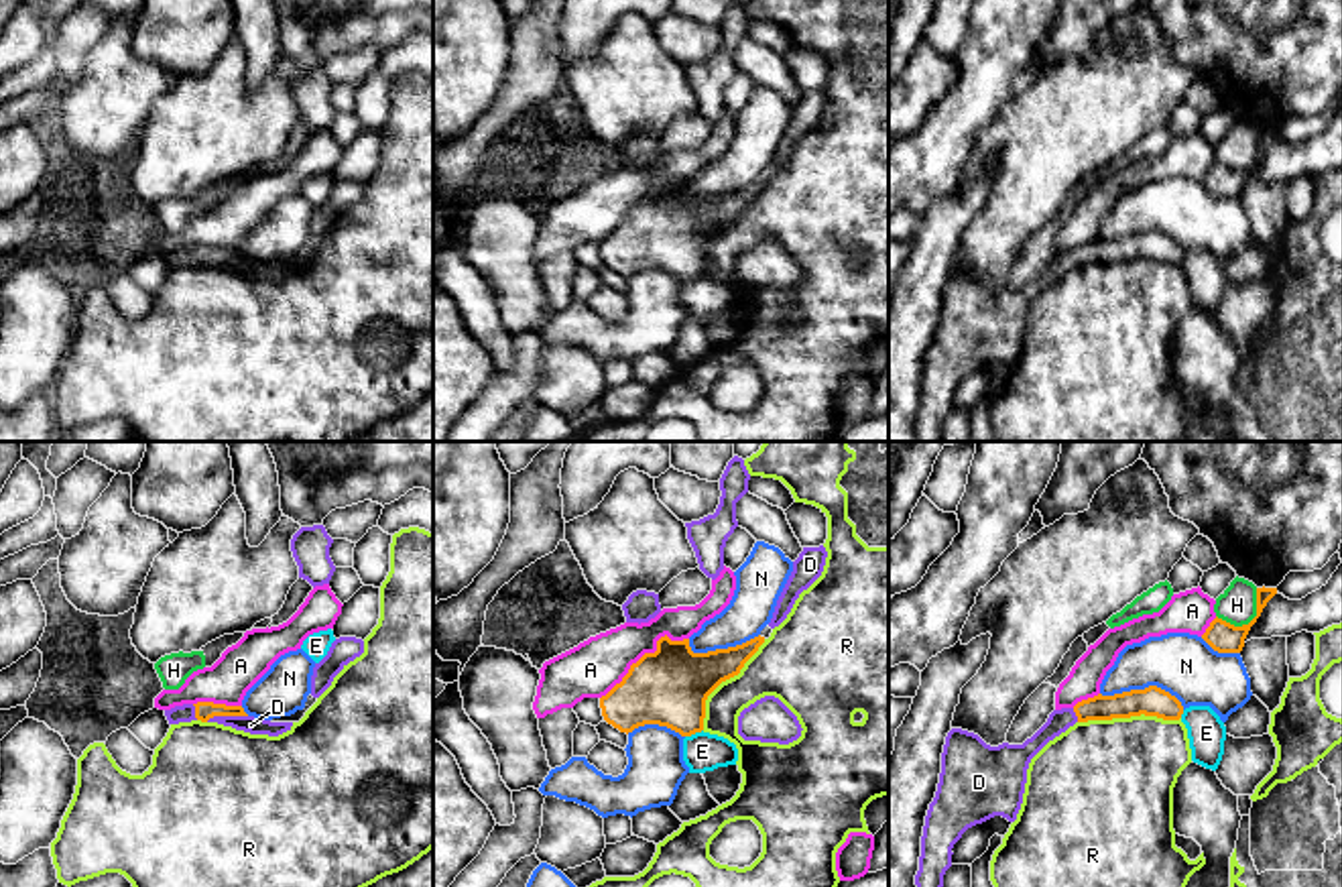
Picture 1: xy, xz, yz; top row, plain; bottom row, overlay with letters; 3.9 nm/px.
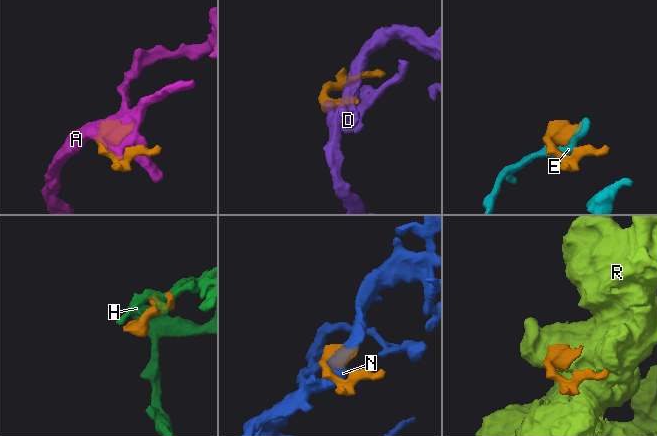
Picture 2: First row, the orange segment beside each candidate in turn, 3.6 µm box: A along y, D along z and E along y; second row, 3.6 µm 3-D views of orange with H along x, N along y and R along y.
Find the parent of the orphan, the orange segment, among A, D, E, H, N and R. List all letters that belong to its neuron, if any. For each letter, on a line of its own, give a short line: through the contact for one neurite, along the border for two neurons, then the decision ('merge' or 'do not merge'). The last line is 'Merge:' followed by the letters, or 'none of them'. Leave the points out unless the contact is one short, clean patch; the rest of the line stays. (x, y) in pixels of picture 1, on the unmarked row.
A: do not merge
D: merge
E: xz (702, 273), (686, 281) | do not merge
H: do not merge
N: do not merge
R: do not merge
Merge: D

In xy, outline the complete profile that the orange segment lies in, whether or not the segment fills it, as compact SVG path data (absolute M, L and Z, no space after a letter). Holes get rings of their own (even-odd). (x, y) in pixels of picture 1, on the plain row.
M197 246L193 250L195 250L195 262L201 267L207 267L214 260L248 260L242 250L226 250L214 246Z

